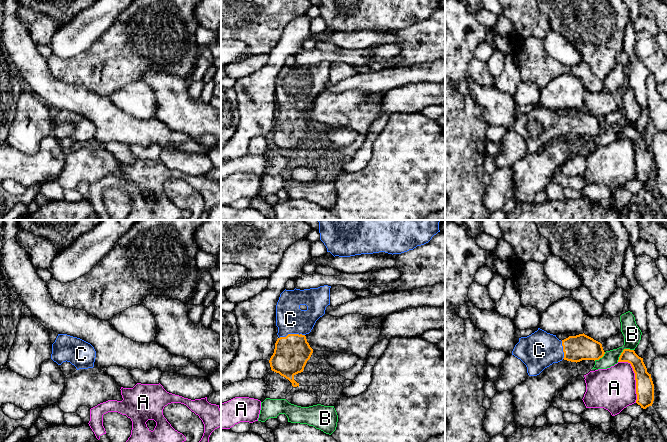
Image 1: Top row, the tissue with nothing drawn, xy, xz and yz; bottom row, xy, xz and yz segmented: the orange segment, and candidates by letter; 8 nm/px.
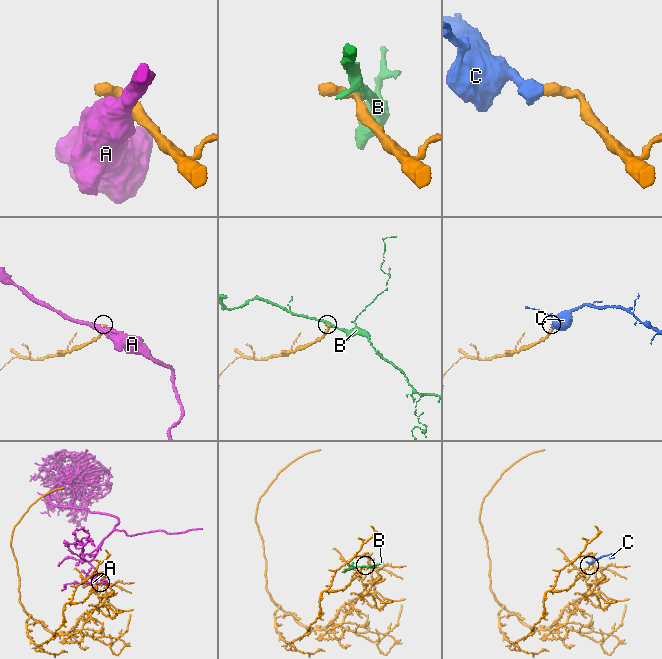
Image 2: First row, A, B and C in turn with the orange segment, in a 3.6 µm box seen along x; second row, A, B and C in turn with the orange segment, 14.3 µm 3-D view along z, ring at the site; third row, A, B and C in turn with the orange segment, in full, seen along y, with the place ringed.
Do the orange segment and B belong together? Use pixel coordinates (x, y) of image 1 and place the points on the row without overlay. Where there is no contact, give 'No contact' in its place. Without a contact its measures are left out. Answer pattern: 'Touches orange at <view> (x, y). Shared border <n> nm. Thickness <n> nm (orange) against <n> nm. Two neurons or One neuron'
Touches orange at yz (623, 127). Shared border 170 nm. Thickness 110 nm (orange) against 140 nm. Two neurons

